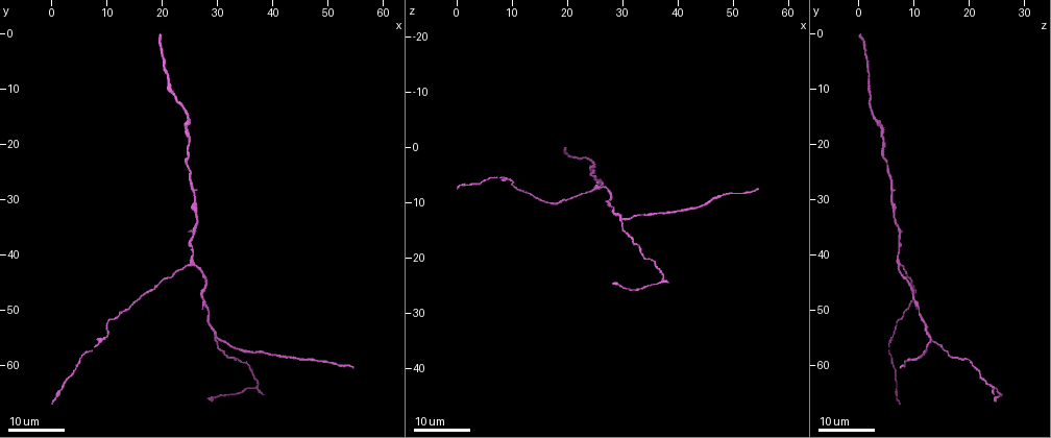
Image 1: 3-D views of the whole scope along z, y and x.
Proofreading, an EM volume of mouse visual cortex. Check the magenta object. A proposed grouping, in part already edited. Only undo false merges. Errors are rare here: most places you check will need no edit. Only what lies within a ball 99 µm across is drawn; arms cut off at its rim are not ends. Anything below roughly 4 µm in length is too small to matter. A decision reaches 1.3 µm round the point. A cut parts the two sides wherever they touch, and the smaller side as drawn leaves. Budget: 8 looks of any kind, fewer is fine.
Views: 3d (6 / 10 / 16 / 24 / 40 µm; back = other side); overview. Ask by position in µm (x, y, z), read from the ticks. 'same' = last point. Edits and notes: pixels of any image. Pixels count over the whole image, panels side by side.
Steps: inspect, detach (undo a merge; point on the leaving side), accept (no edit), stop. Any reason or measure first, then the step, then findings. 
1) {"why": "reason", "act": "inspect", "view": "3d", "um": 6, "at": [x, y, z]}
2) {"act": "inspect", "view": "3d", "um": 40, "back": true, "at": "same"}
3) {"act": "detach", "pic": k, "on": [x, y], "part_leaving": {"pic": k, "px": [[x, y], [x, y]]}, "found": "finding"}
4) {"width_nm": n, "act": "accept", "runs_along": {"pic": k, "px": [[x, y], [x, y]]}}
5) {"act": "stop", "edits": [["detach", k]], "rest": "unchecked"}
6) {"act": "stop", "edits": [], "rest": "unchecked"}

{"why": "calibre changes", "act": "inspect", "view": "3d", "um": 24, "at": [26.0, 34.5, 7.0]}

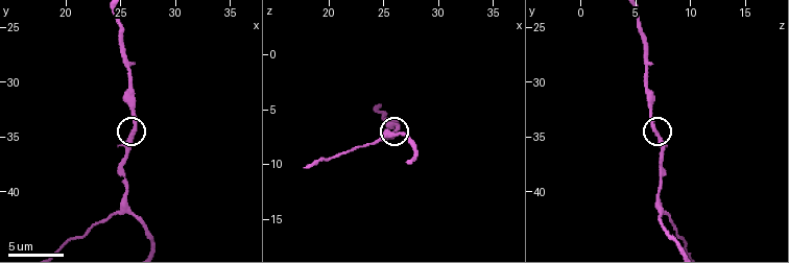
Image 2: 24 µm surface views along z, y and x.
{"act": "inspect", "view": "3d", "um": 10, "at": [26.0, 34.8, 7.0]}

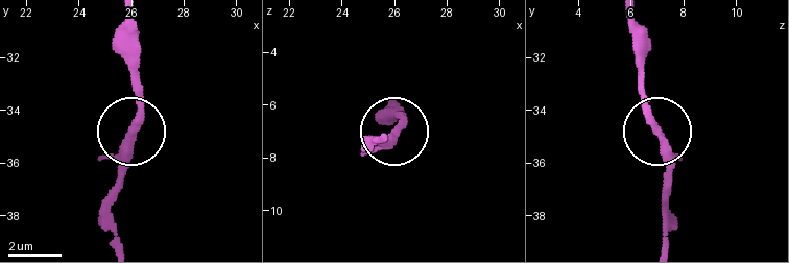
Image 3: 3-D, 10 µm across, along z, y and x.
{"why": "zoom in", "act": "inspect", "view": "3d", "um": 6, "at": [26.0, 34.7, 7.0]}

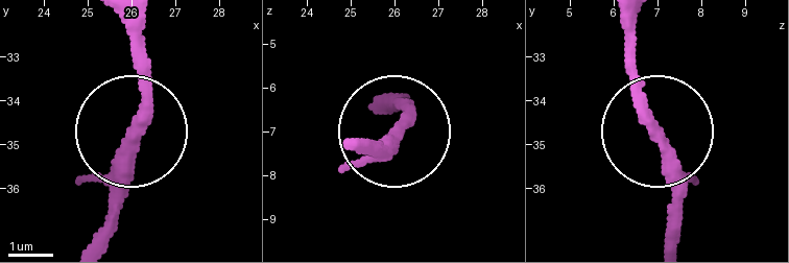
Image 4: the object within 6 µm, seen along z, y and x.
{"act": "accept", "runs_along": {"pic": 4, "px": [[670, 243], [670, 153], [625, 18]]}, "found": "one neuron here"}

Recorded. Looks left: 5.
{"why": "three-way junction", "act": "inspect", "view": "3d", "um": 24, "at": [30.5, 55.0, 13.5]}

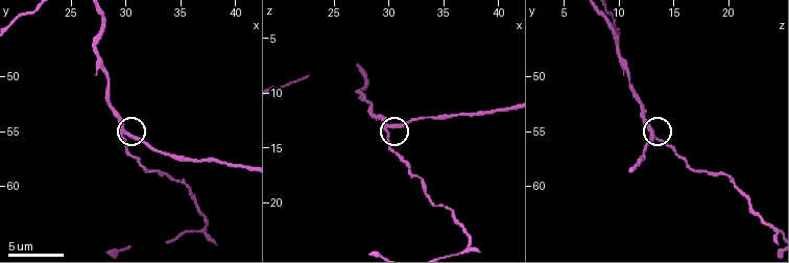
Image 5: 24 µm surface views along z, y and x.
{"act": "inspect", "view": "3d", "um": 6, "at": [30.2, 55.4, 13.0]}

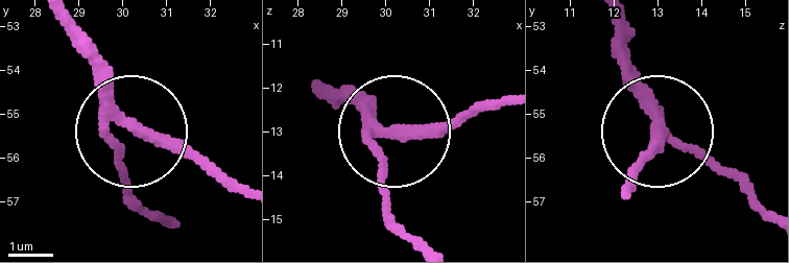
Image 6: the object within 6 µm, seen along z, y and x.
{"arms": 3, "act": "accept", "runs_along": {"pic": 6, "px": [[331, 87], [395, 127], [451, 127], [503, 105]]}, "found": "all the same neuron"}

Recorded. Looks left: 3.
{"why": "three arms meet", "act": "inspect", "view": "3d", "um": 24, "at": [36.5, 63.5, 24.5]}

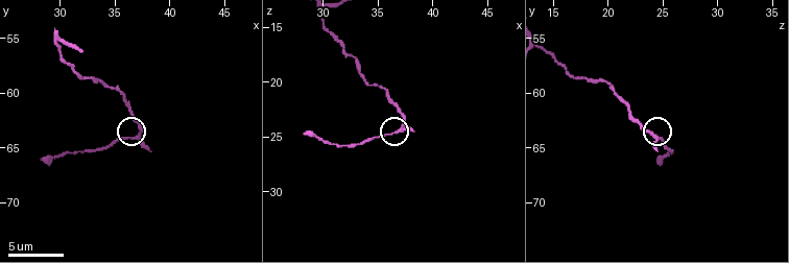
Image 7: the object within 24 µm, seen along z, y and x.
{"why": "zoom in", "act": "inspect", "view": "3d", "um": 6, "at": [37.0, 63.8, 24.4]}

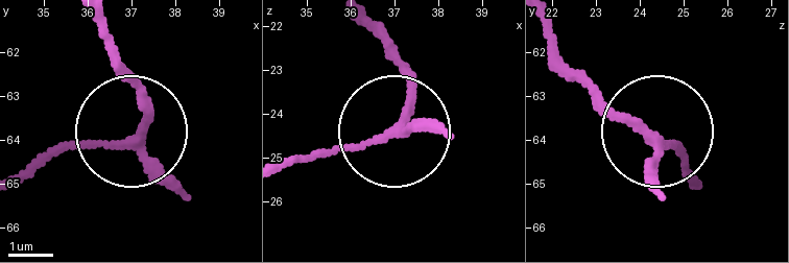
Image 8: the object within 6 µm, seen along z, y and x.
{"arms": 3, "act": "accept", "found": "continuous, no second neuron"}

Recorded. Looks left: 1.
{"why": "thin neck", "act": "inspect", "view": "3d", "um": 6, "at": [27.4, 47.8, 9.8]}

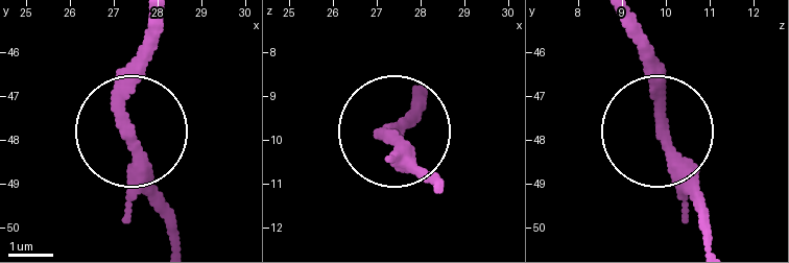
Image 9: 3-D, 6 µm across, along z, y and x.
{"act": "accept", "runs_along": {"pic": 9, "px": [[416, 92], [386, 134], [438, 186]]}, "found": "one neuron here"}

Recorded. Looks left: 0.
{"act": "stop", "edits": [], "rest": "unchecked"}

